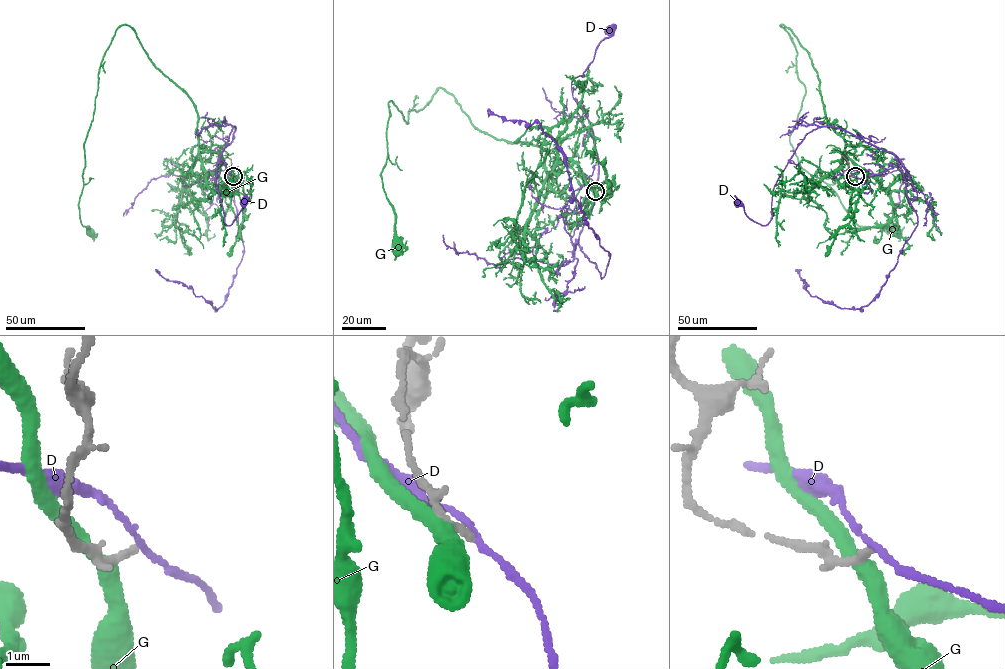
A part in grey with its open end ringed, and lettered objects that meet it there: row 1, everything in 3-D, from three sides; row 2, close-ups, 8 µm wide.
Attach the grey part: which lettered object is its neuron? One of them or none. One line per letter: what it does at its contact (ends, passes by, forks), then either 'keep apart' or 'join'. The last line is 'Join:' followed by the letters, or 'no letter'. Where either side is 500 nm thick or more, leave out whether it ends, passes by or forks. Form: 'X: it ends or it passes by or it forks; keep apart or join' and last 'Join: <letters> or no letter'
D: it passes by; keep apart
G: it passes by; keep apart
Join: no letter

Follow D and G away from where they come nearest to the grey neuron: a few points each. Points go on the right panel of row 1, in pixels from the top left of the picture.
D: (854, 176), (848, 171), (881, 173), (900, 161), (818, 126), (777, 181), (769, 222), (752, 221), (738, 202)
G: (854, 177), (809, 53), (780, 24), (806, 91), (799, 164), (855, 223), (894, 230)

